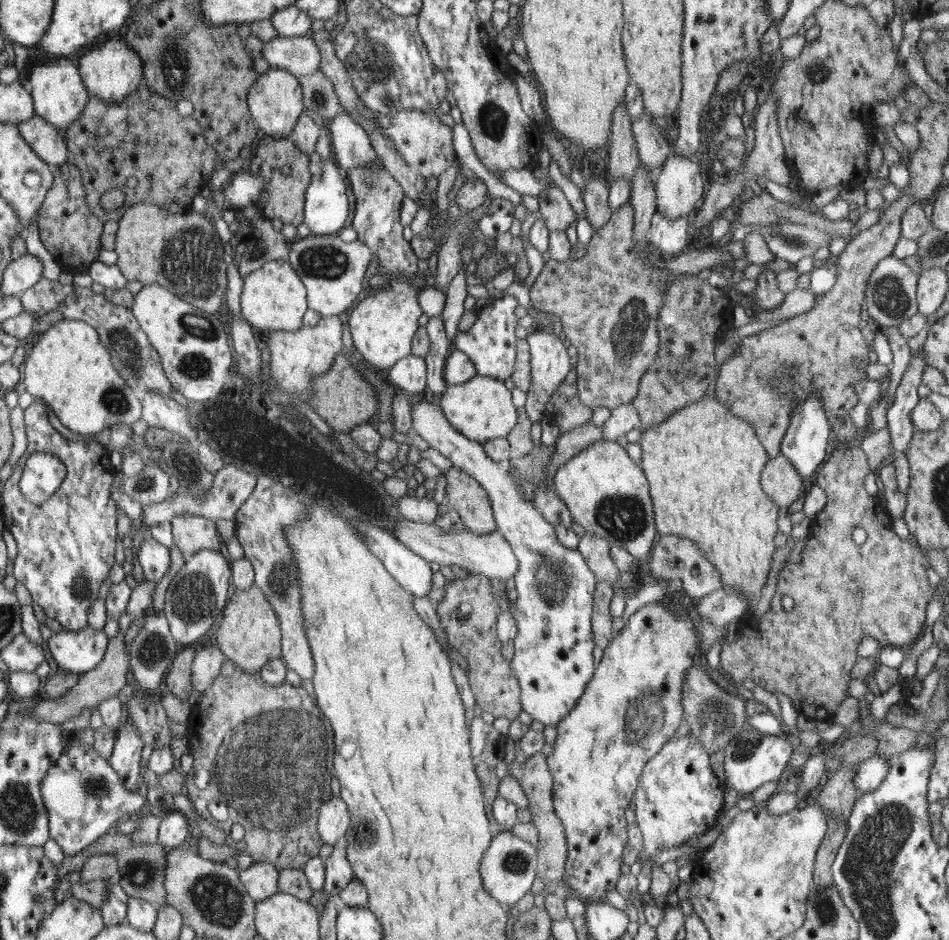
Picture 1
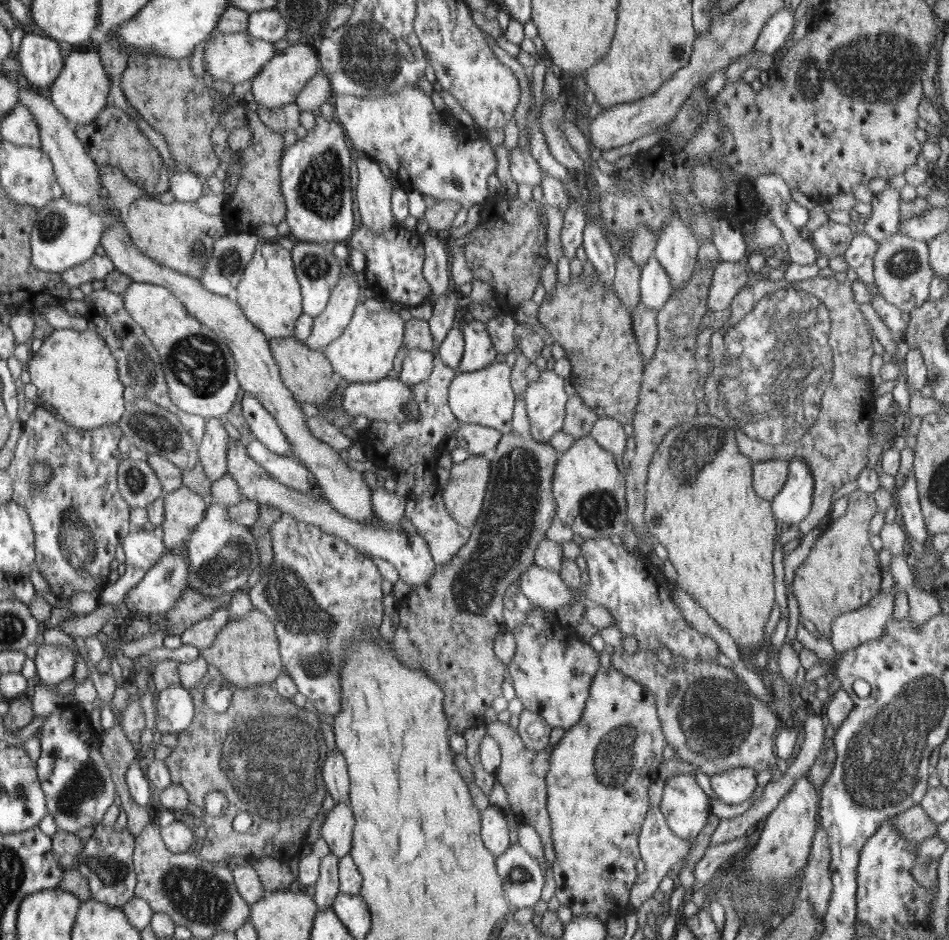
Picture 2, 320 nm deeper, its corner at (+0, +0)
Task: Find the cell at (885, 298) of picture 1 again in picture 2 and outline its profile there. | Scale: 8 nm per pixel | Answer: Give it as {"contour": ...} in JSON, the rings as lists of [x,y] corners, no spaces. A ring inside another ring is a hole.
{"contour":[[[894,234],[878,244],[874,257],[874,280],[879,293],[888,304],[897,306],[910,314],[924,301],[928,300],[930,284],[933,280],[933,268],[929,264],[928,242],[909,238],[906,234]]]}

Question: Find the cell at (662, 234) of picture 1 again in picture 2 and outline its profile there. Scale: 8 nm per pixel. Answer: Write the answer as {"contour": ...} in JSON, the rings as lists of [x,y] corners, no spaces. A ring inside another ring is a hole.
{"contour":[[[654,255],[650,256],[648,263],[641,270],[639,284],[642,303],[652,310],[659,311],[671,297],[671,276],[664,271],[663,264]]]}

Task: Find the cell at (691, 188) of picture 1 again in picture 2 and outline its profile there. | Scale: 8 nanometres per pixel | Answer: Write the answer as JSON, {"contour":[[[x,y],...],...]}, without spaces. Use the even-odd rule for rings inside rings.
{"contour":[[[674,215],[664,223],[664,229],[657,238],[653,255],[664,266],[672,280],[672,289],[682,289],[694,274],[698,242],[692,228],[683,222],[680,215]]]}

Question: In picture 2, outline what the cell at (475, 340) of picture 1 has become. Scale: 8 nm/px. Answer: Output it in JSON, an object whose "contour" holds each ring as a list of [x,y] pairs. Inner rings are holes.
{"contour":[[[474,319],[462,323],[464,335],[464,356],[460,360],[461,374],[487,369],[496,362],[496,351],[485,320]]]}

